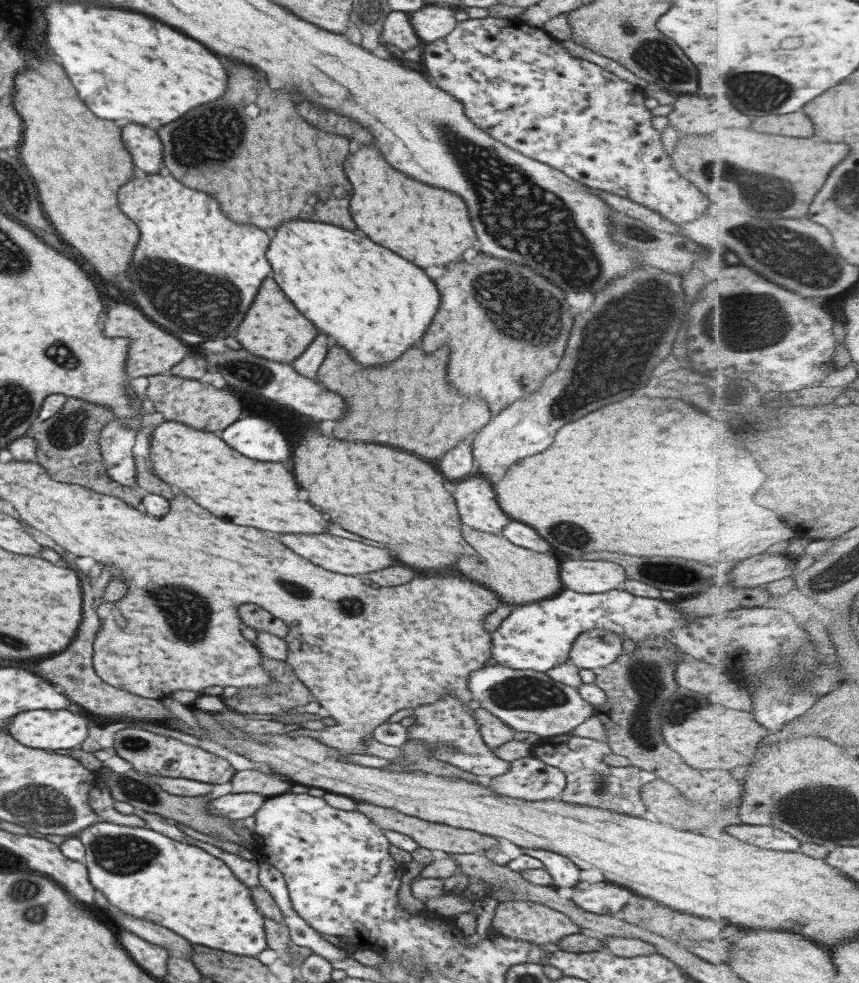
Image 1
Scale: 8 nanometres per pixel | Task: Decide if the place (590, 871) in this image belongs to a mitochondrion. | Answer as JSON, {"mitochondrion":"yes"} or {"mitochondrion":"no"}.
{"mitochondrion":"no"}

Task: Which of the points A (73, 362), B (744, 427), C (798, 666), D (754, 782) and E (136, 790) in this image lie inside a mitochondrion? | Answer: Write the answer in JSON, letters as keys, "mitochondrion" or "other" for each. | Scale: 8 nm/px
{"A":"mitochondrion","B":"other","C":"mitochondrion","D":"other","E":"mitochondrion"}

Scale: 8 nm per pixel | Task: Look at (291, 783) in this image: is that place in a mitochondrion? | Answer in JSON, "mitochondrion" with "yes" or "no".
{"mitochondrion":"no"}

